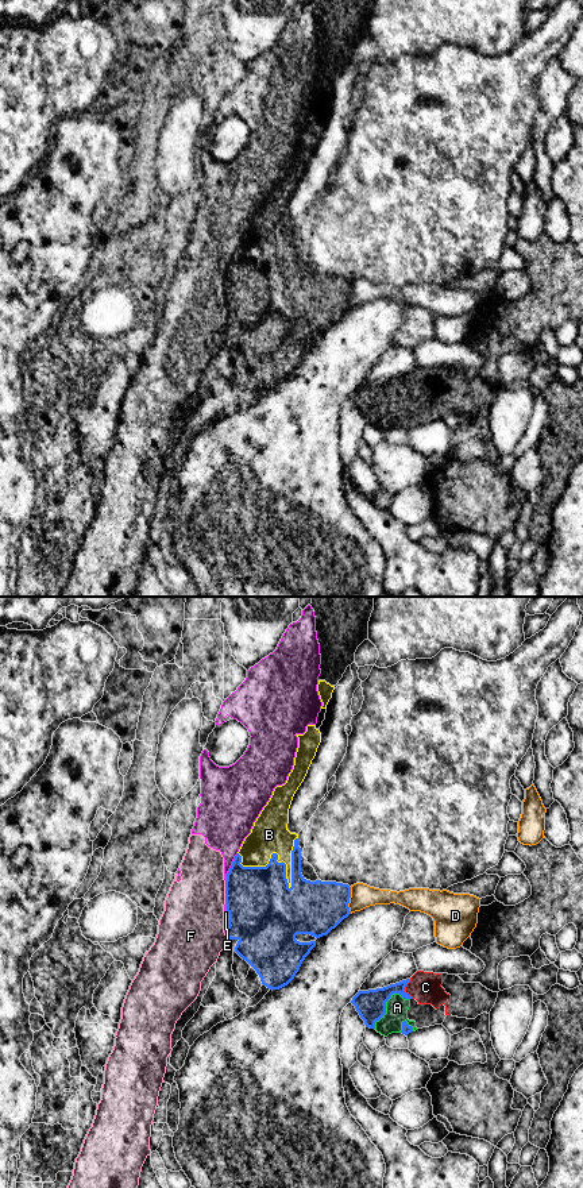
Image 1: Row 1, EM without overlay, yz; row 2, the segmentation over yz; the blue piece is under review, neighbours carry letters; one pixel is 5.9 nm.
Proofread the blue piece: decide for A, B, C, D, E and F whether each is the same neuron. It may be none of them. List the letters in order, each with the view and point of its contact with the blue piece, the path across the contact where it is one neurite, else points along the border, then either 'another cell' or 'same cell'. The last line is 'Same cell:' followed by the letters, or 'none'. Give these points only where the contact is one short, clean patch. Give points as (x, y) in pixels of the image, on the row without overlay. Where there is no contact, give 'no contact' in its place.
A: yz (385, 398) | same cell
B: yz (271, 253) | same cell
C: yz (404, 384) | same cell
D: yz (348, 296) | along yz (351, 282), (348, 293), (350, 308) | another cell
E: yz (230, 315) | another cell
F: yz (226, 288) | another cell
Same cell: A, B, C

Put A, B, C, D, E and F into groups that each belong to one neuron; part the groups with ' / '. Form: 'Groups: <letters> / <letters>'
Groups: A B C / D / E F

